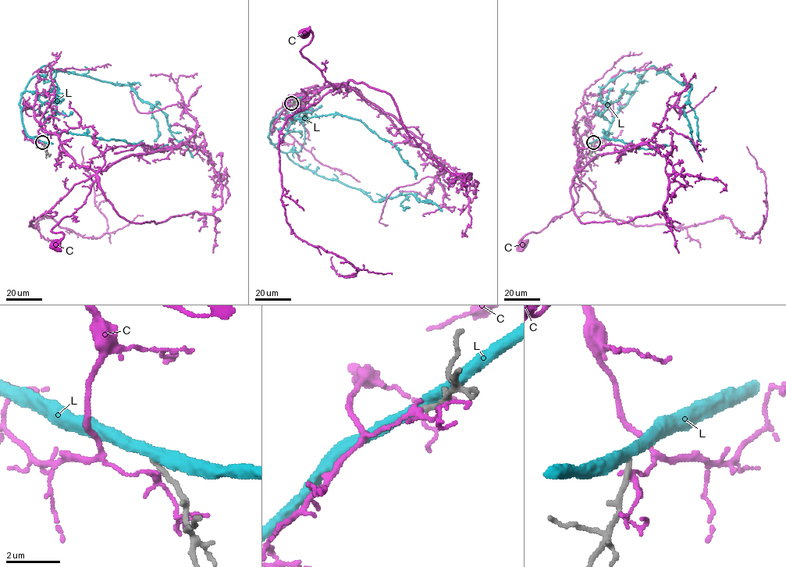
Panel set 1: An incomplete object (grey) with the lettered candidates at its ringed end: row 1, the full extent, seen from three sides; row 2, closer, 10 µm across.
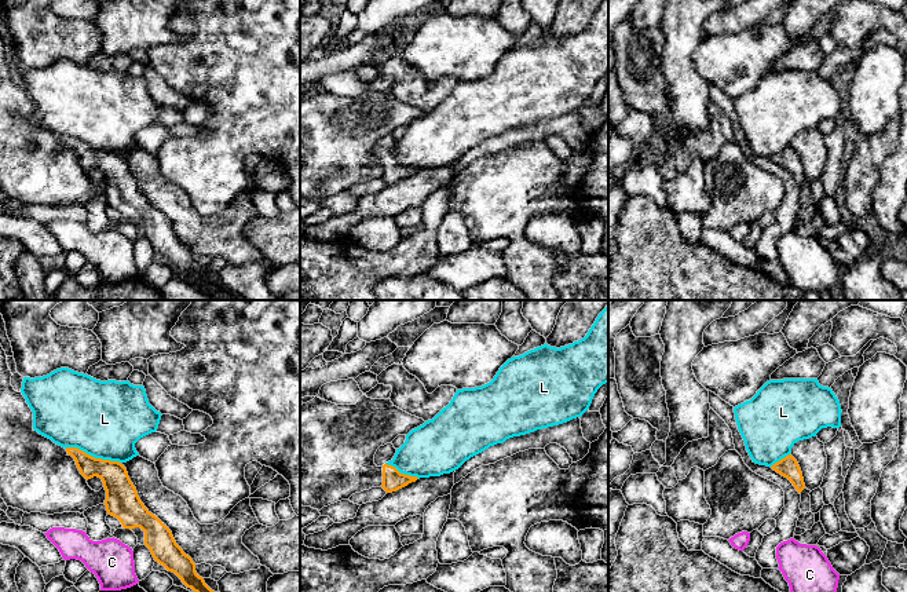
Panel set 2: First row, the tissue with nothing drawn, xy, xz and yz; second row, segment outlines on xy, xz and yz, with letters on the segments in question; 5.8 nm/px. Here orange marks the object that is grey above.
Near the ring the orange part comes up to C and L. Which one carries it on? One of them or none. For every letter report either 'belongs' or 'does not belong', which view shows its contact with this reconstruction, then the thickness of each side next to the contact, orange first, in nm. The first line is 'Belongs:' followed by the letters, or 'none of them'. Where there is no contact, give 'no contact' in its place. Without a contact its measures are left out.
Belongs: none of them
C: does not belong; no contact
L: does not belong; contact in xy; calibres 160 and 440 nm

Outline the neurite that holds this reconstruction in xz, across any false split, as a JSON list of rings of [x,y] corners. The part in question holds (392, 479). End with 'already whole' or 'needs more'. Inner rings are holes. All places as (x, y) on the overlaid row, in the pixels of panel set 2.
[[[392,443],[380,446],[374,454],[374,464],[383,468],[383,485],[381,487],[387,493],[396,491],[412,482],[416,482],[417,476],[410,476],[401,474],[395,467],[388,465],[387,463],[394,458],[396,449]]]; needs more

